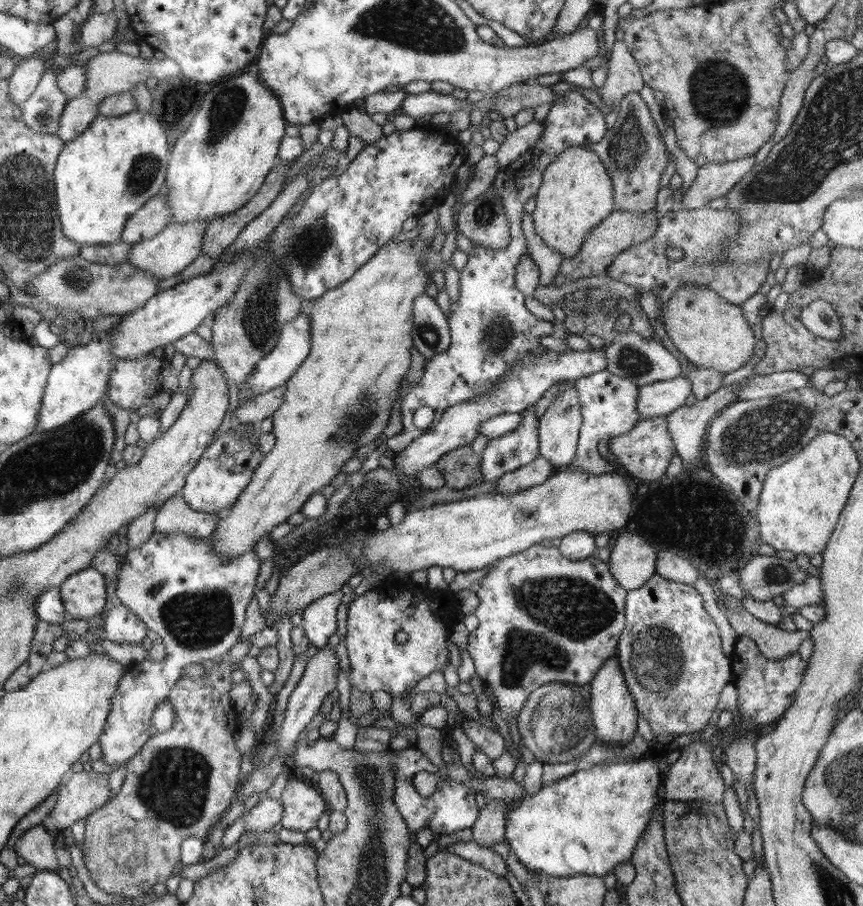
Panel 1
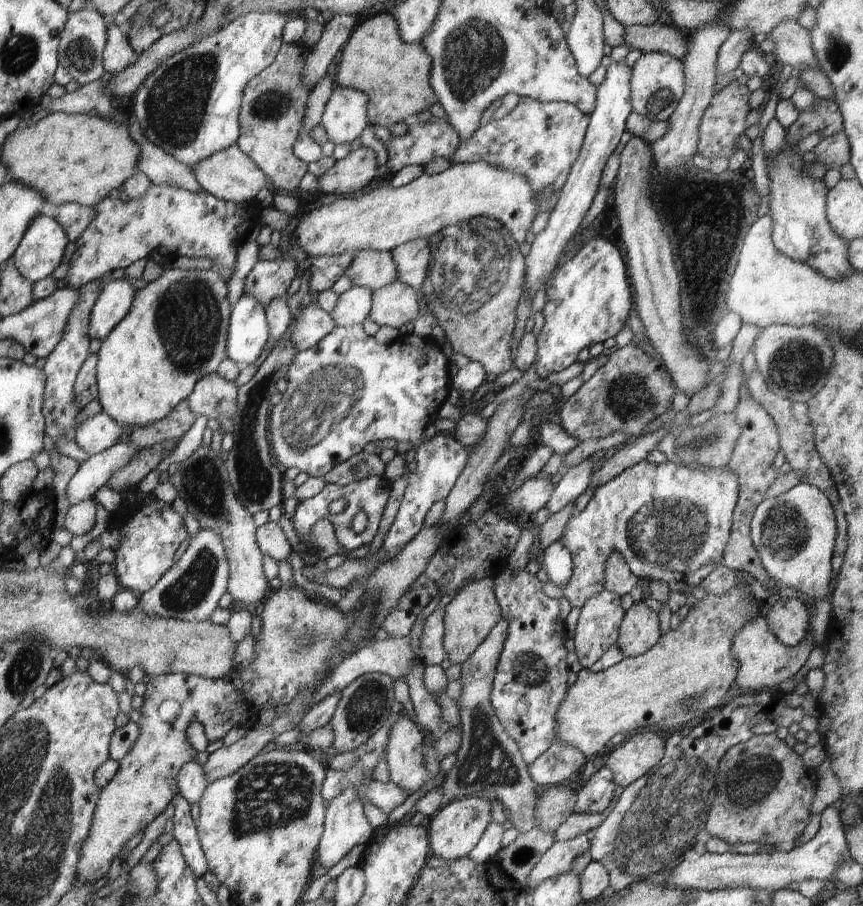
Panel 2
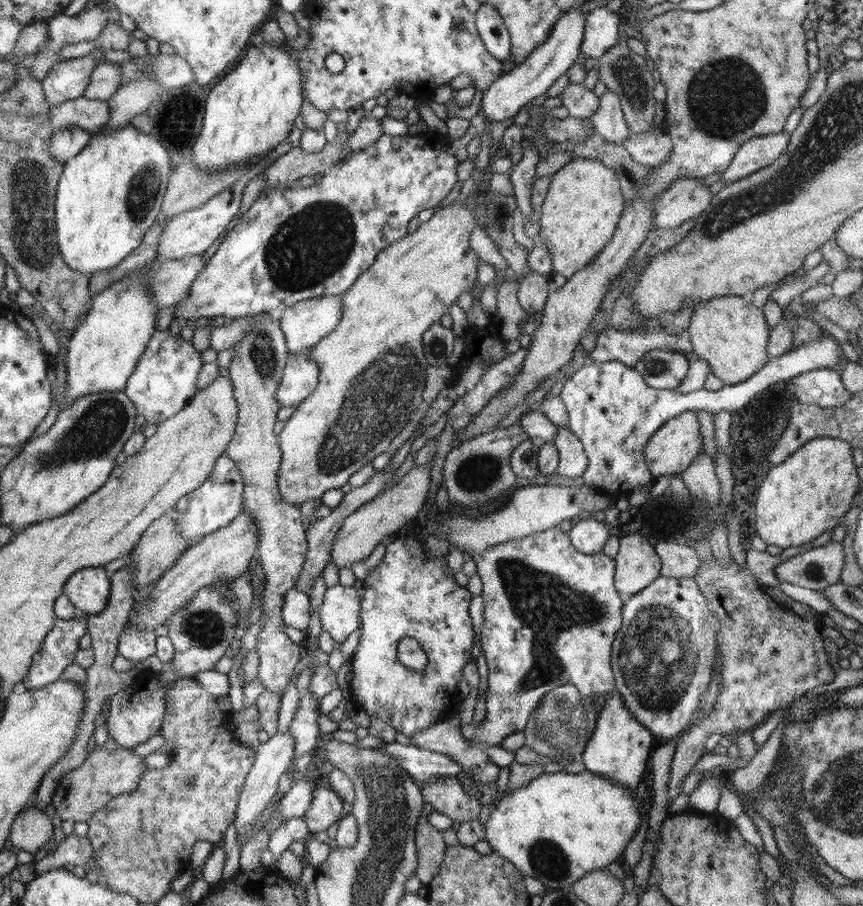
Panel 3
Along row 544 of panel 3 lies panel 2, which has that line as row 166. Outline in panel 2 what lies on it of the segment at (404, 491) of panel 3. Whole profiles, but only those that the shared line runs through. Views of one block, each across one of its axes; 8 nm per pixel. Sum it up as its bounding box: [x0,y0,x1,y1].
[317,148,377,194]

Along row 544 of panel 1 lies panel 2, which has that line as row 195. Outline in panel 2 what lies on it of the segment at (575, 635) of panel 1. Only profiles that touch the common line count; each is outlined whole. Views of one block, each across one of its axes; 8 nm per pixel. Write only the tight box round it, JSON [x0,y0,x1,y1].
[450,97,589,196]

